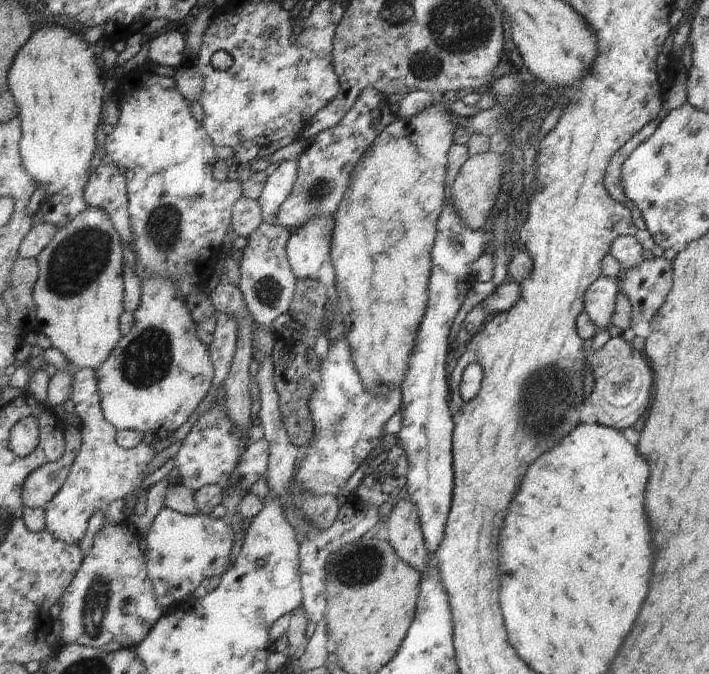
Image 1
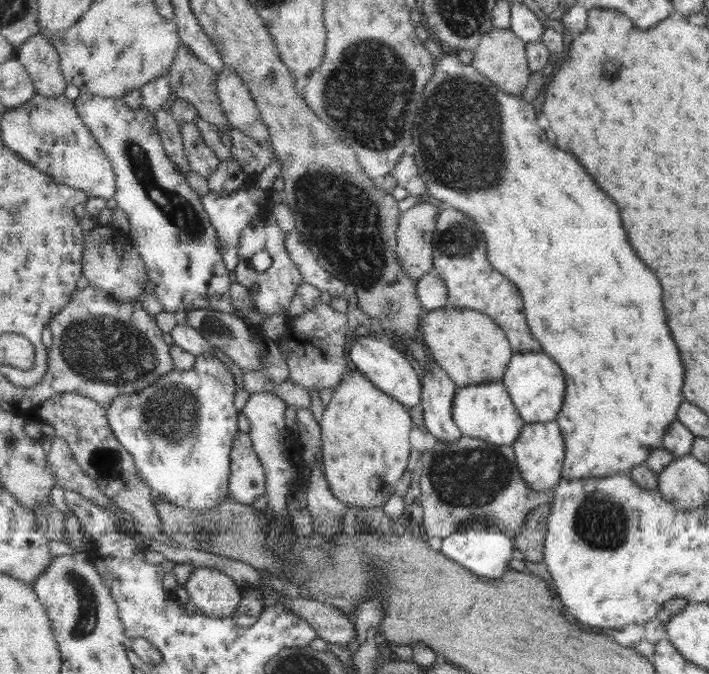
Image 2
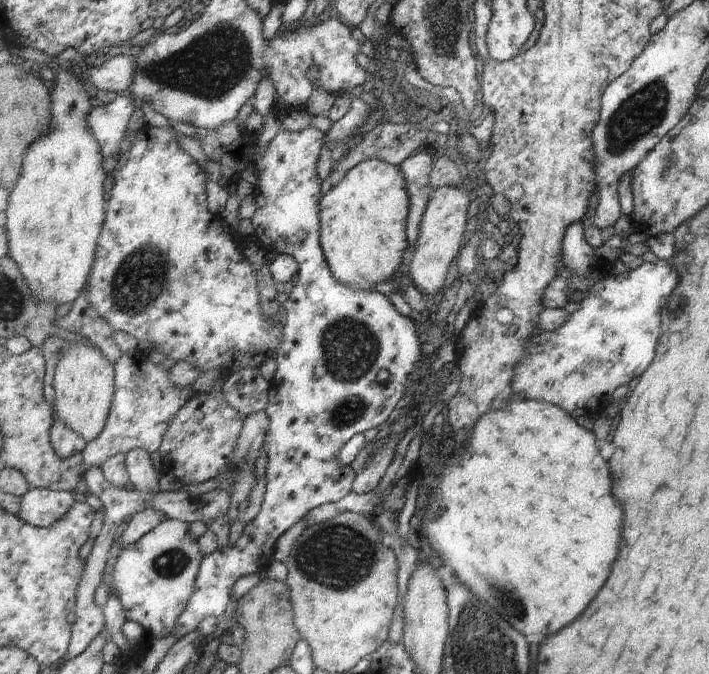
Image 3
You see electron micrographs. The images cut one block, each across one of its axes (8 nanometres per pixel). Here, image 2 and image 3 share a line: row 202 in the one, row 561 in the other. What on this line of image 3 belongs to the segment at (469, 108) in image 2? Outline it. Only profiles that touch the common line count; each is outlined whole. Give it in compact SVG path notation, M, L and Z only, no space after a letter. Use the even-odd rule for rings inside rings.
M515 398L503 408L492 409L483 415L475 424L471 438L463 445L457 446L454 455L444 471L431 479L427 493L427 506L422 520L422 529L426 530L426 537L437 556L448 565L462 583L465 583L478 599L485 601L491 608L509 620L519 632L525 636L543 634L551 636L561 628L573 624L595 600L599 590L609 580L613 564L619 554L619 544L623 540L623 520L625 512L621 502L613 496L613 480L607 460L603 460L601 450L597 448L597 438L594 431L579 426L573 416L559 405L547 401Z

